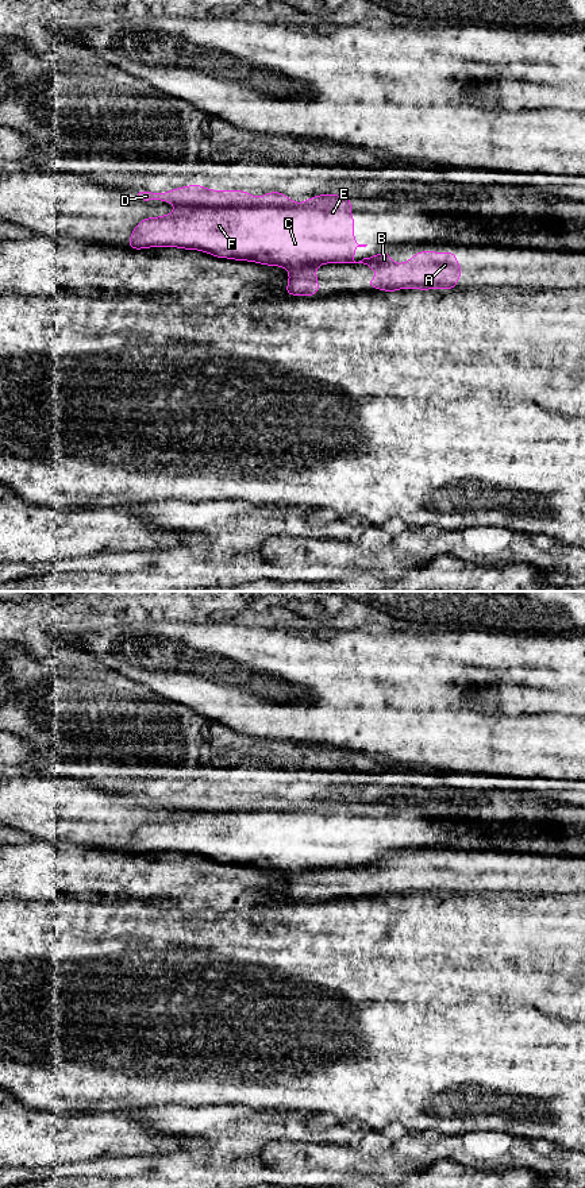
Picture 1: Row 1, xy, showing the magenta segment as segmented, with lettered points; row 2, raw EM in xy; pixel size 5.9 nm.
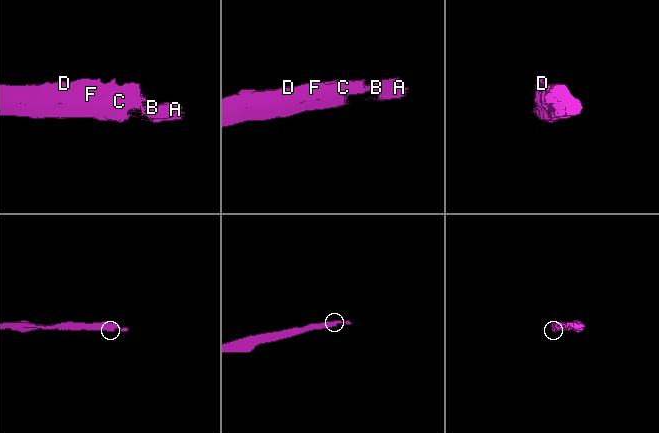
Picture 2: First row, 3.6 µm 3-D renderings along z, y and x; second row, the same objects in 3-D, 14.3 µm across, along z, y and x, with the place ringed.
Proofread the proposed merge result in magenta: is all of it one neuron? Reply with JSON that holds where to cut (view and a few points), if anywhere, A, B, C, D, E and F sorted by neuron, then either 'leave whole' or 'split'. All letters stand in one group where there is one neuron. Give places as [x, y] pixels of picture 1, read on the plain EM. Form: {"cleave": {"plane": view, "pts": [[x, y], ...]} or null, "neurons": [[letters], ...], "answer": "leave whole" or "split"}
{"cleave": {"plane": "xy", "pts": [[315, 870], [292, 871], [288, 874]]}, "neurons": [["A", "B"], ["C", "D", "E", "F"]], "answer": "split"}

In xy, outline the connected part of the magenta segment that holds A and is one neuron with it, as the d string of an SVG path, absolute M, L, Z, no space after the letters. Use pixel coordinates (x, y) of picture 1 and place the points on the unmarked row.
M417 856L407 868L393 868L389 857L381 857L346 868L363 868L376 875L378 880L366 884L366 890L385 898L409 892L417 892L420 896L455 894L457 886L463 880L454 856Z

